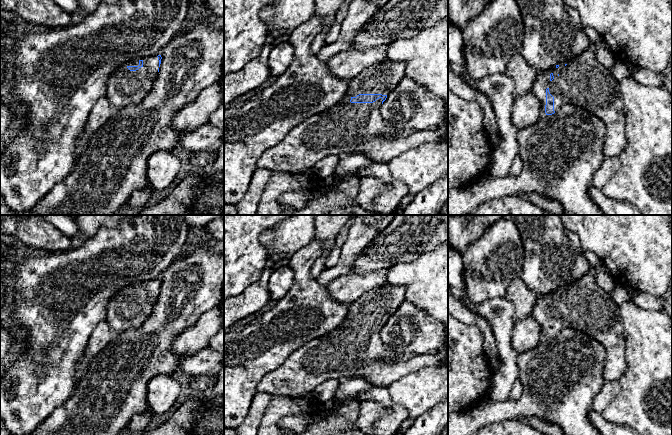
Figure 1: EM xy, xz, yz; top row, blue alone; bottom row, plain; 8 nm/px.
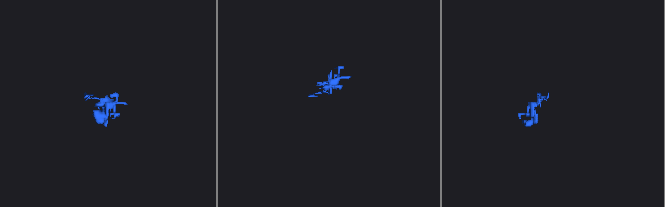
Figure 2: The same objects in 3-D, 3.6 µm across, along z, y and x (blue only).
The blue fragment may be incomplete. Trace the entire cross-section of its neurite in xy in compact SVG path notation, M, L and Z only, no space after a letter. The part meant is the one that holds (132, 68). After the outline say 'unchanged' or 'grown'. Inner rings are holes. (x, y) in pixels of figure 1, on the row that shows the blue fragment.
M158 55L130 60L110 75L105 97L113 111L143 101L157 79L161 59L161 55Z; grown

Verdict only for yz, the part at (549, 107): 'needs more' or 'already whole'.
needs more

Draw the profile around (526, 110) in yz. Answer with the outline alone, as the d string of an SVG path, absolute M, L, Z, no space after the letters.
M533 94L515 97L511 111L513 125L519 130L530 126L543 117L540 100Z

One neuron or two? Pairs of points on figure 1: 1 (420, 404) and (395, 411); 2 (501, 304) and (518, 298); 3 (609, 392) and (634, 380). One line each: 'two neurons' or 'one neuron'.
1: two neurons
2: two neurons
3: two neurons

